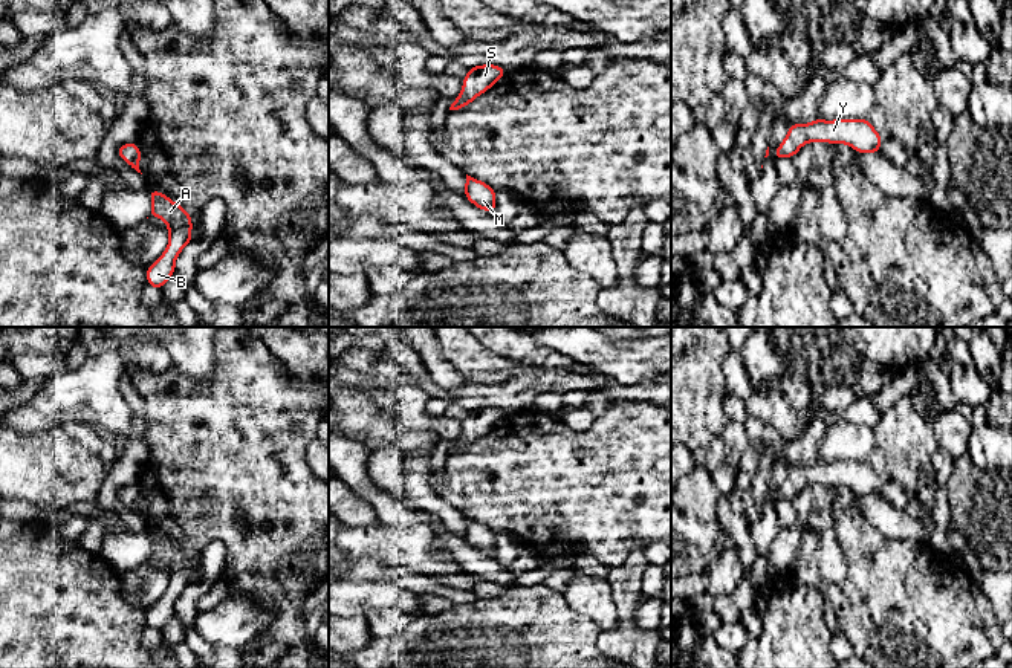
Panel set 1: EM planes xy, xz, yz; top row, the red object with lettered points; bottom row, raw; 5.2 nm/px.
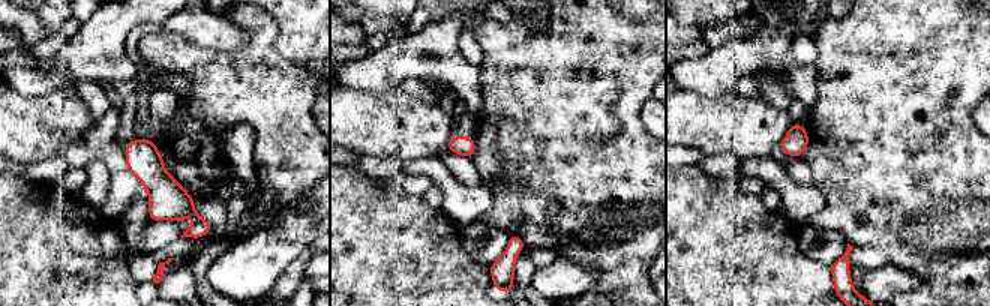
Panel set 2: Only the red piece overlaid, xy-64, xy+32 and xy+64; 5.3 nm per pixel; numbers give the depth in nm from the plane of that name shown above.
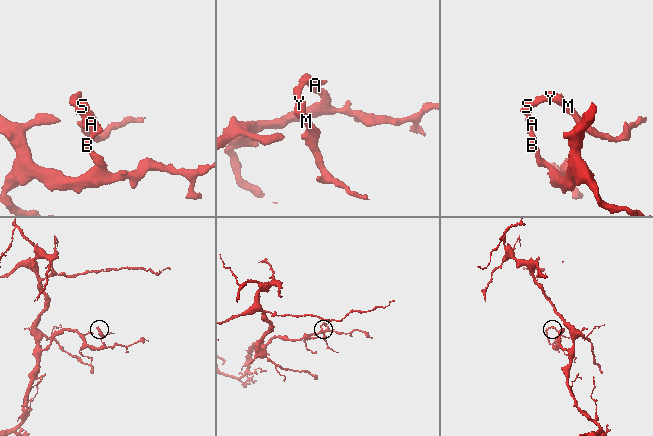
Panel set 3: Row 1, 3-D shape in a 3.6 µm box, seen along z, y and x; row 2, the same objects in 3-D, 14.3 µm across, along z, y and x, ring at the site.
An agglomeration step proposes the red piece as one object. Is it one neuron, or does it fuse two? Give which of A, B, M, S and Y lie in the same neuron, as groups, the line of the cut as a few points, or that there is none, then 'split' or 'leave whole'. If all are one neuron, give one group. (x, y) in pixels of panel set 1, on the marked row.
groups A B M S Y; cut none; leave whole

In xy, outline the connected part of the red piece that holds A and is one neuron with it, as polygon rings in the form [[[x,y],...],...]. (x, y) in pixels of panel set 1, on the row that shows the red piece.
[[[148,190],[151,212],[148,217],[159,217],[167,223],[170,240],[164,254],[147,268],[147,283],[161,289],[174,274],[176,258],[180,251],[193,240],[193,220],[185,208],[174,203],[165,194]]]

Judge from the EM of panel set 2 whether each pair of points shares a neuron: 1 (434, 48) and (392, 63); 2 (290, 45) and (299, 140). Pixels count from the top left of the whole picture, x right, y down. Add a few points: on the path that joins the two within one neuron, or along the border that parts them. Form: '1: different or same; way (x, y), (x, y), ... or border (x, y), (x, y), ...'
1: same; way (423, 48), (417, 54), (402, 57)
2: different; border (278, 26), (276, 51), (287, 59), (314, 66)

